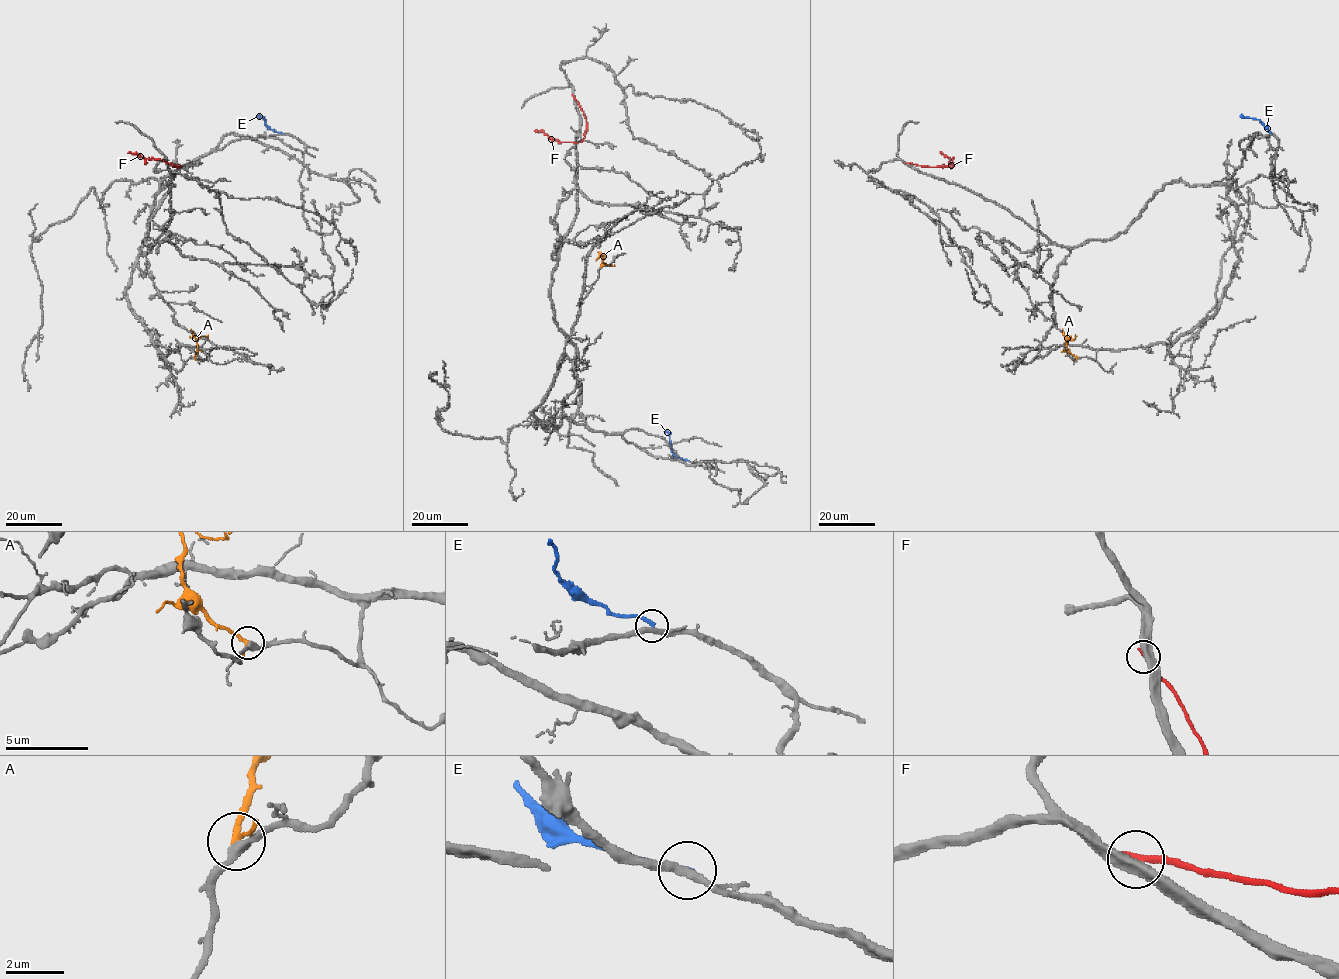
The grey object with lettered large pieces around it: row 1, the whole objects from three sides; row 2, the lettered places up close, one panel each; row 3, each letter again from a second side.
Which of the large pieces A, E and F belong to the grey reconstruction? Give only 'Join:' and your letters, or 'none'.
Join: none

